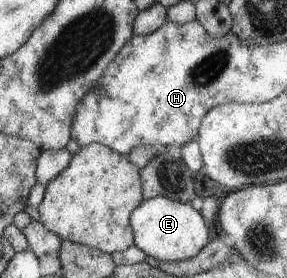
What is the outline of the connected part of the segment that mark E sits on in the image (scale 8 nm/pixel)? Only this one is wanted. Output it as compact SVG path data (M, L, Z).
M165 197L143 200L131 213L131 226L135 234L134 245L159 262L186 261L196 257L208 245L210 231L204 217L188 202L170 201Z

